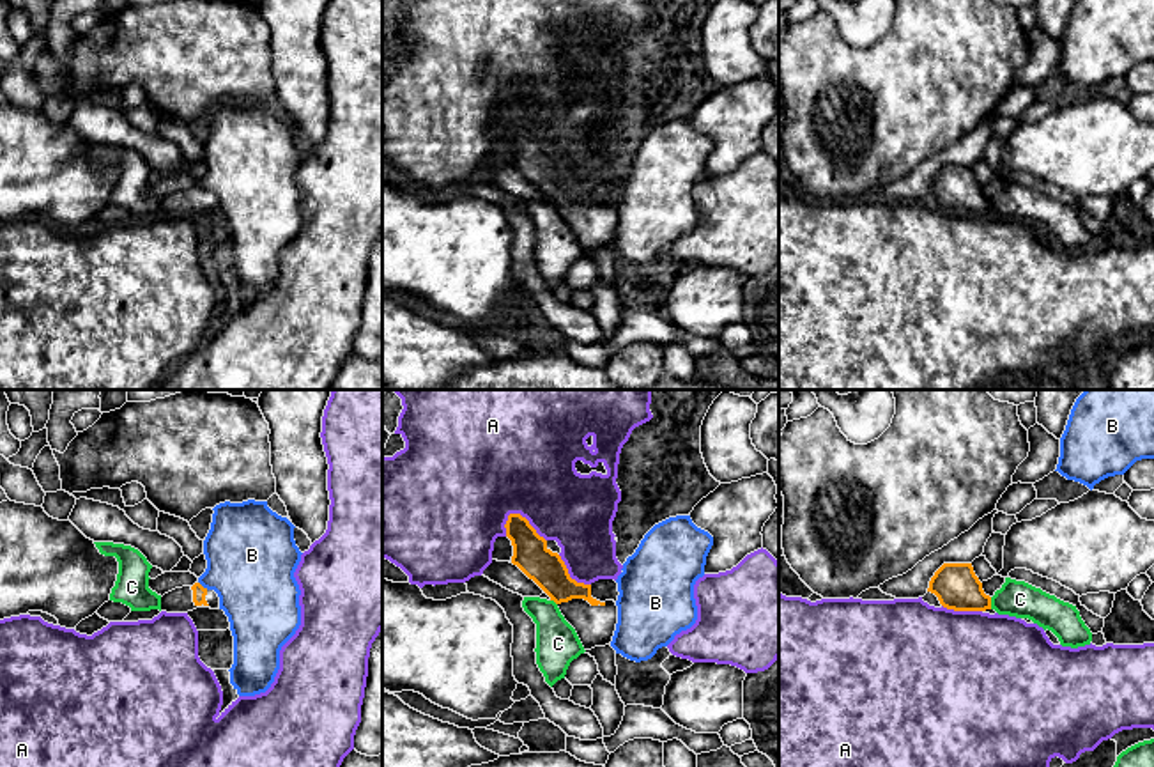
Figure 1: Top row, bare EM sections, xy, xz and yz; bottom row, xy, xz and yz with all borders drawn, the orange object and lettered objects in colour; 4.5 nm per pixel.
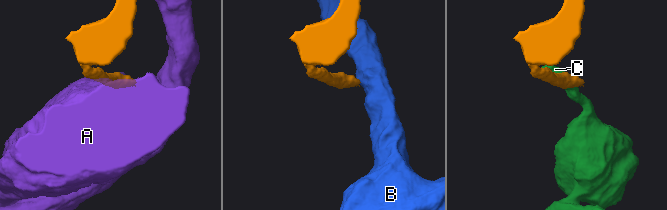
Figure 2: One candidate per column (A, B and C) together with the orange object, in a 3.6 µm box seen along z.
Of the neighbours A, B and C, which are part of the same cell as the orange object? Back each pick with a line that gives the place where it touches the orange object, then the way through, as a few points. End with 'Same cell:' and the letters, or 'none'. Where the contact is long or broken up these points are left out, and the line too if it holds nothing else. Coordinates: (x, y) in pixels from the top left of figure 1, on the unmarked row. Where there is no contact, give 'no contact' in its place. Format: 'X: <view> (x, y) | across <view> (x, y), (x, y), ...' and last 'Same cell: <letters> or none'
Same cell: none

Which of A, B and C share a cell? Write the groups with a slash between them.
A / B / C

